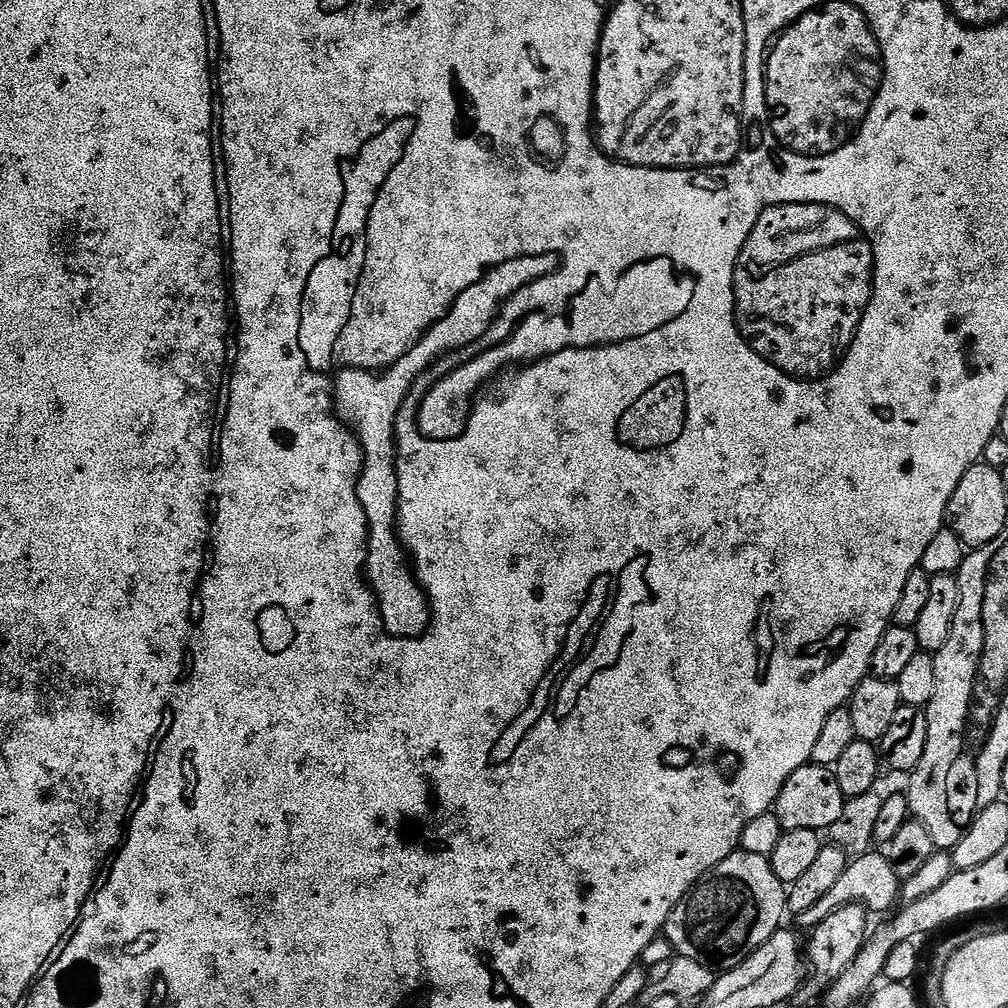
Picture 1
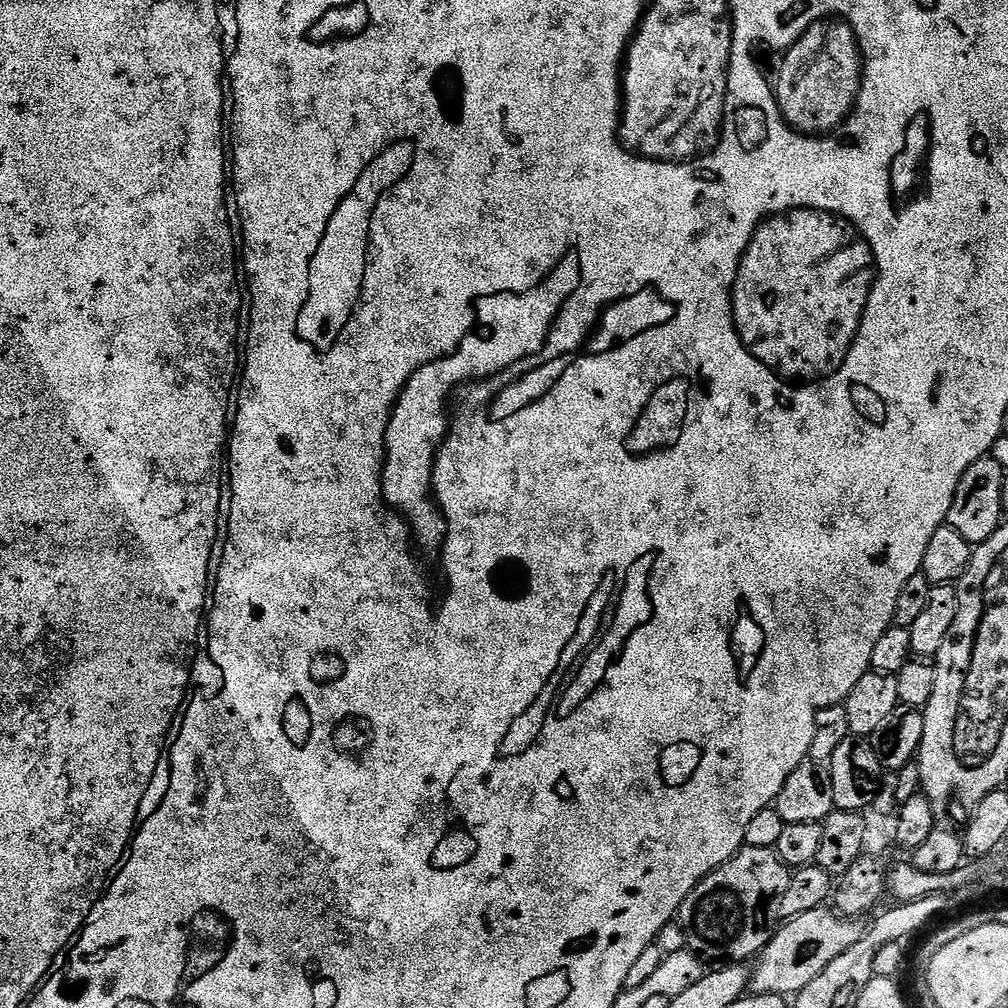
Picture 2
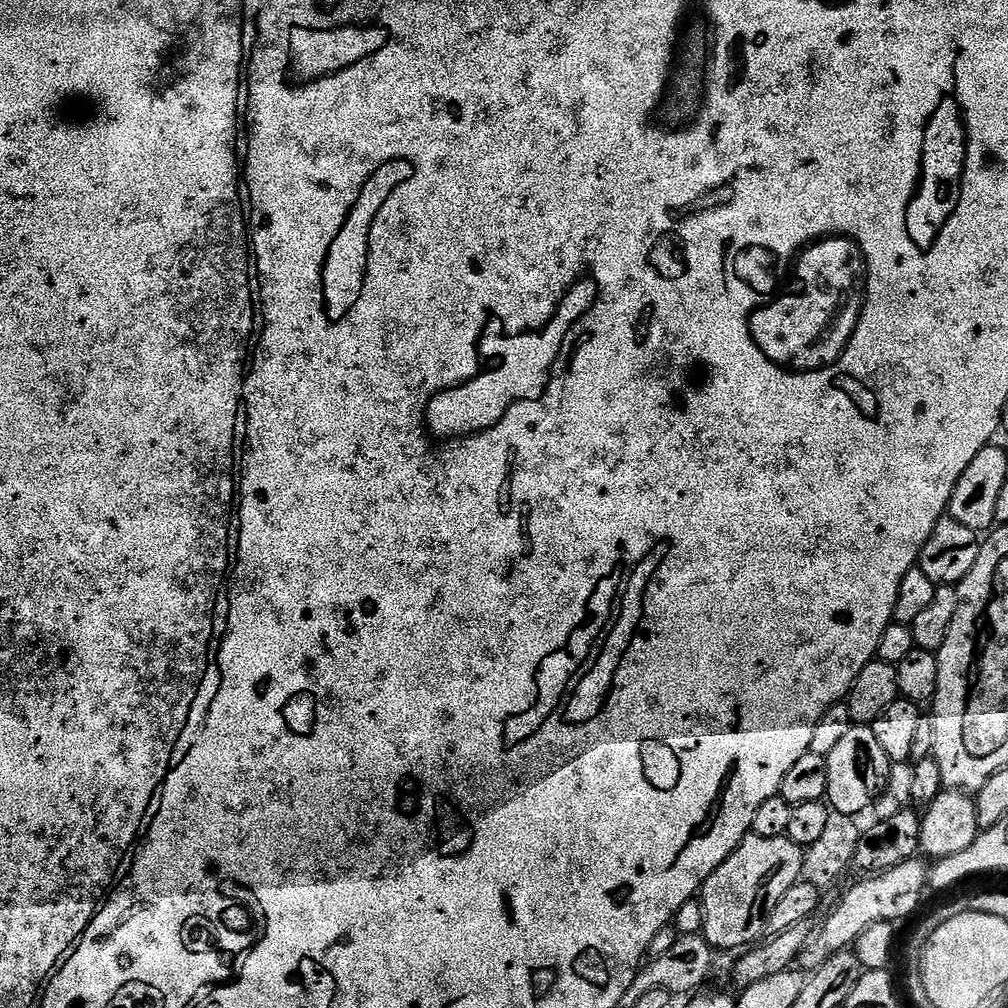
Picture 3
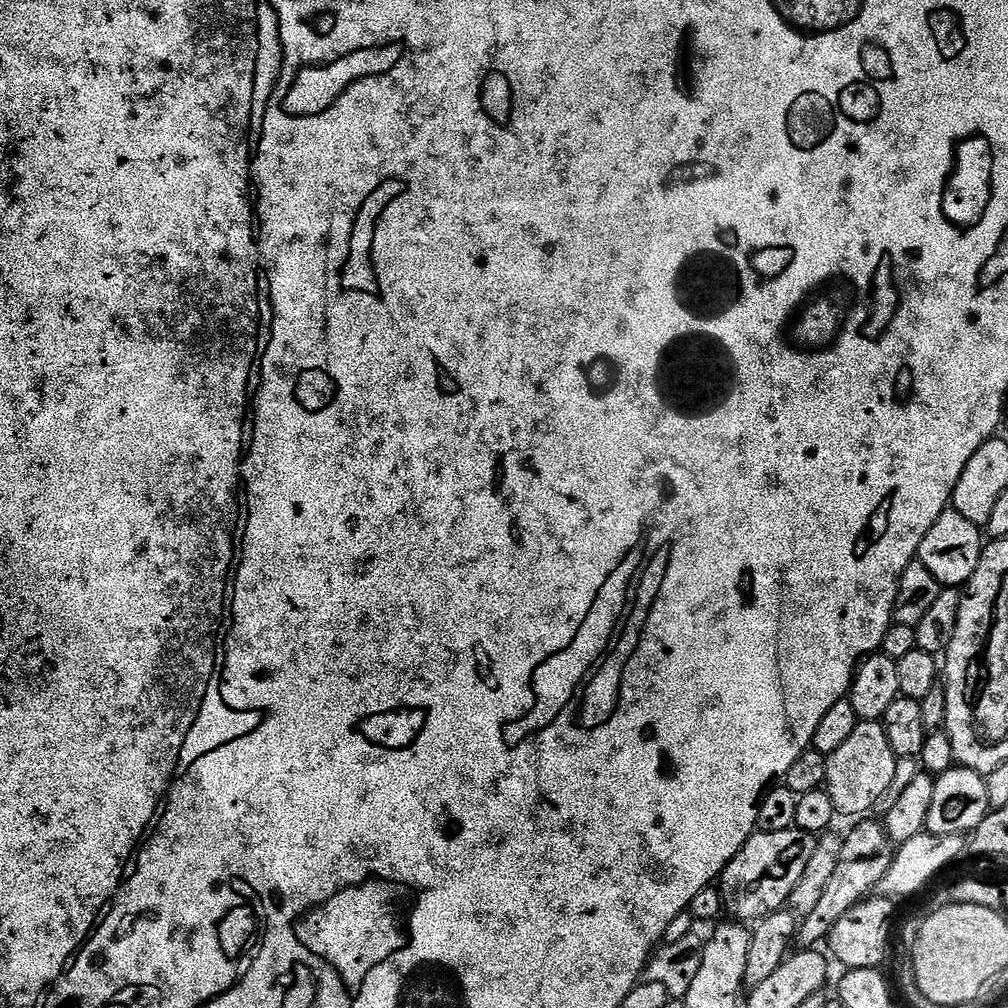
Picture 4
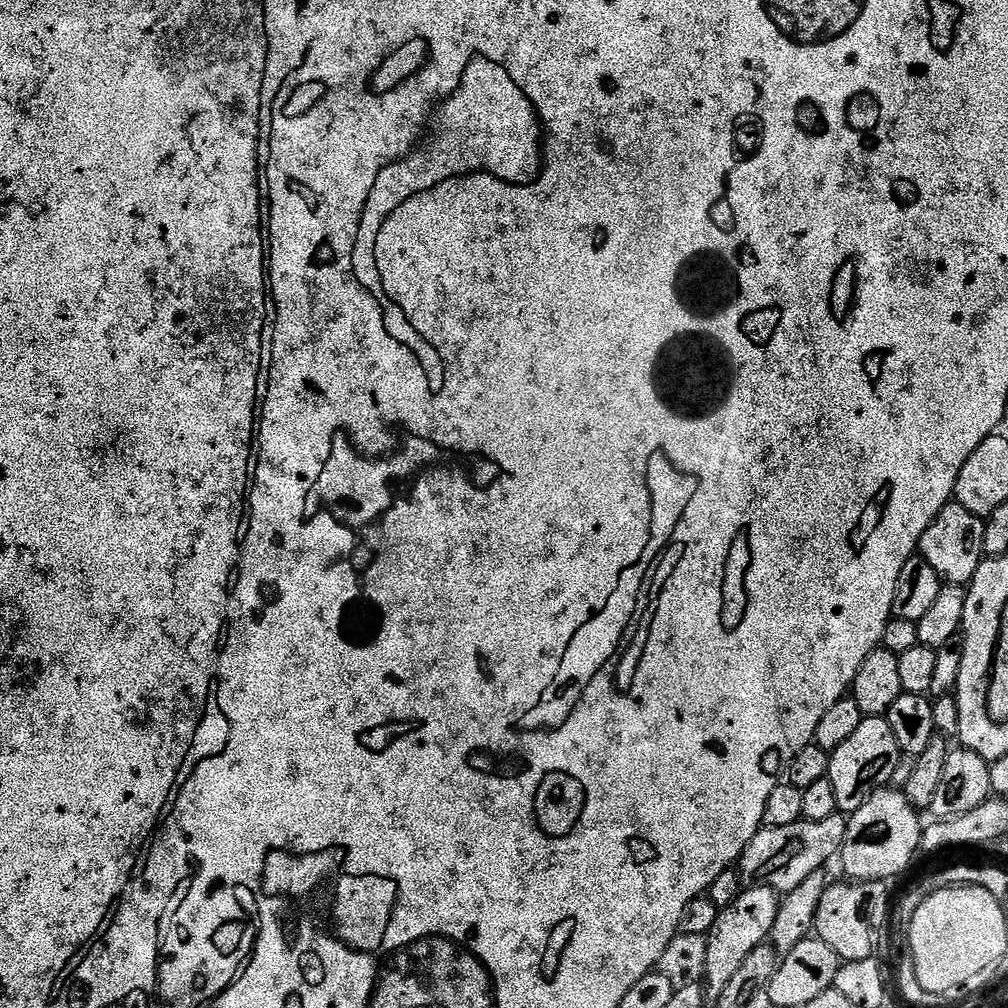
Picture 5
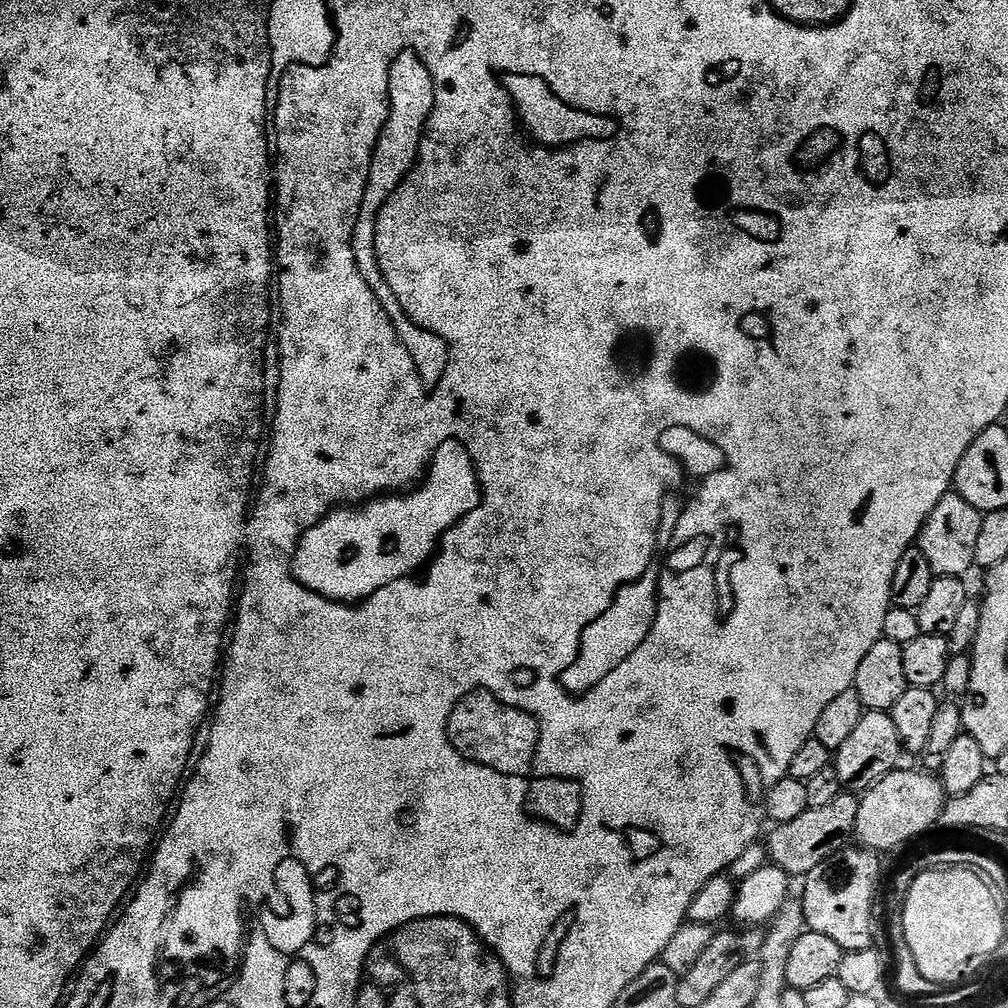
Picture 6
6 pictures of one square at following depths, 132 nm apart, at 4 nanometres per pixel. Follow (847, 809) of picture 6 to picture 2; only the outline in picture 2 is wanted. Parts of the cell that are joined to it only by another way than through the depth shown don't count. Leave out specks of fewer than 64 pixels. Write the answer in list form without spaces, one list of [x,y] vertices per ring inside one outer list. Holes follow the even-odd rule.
[[[745,846],[741,848],[740,851],[737,852],[736,855],[730,857],[725,864],[718,866],[702,882],[698,882],[698,886],[694,886],[694,890],[690,890],[690,894],[682,902],[682,906],[678,913],[678,923],[688,931],[688,948],[699,954],[701,957],[707,958],[709,961],[711,961],[710,959],[716,960],[712,962],[748,962],[751,961],[751,956],[752,959],[759,957],[760,953],[764,951],[764,947],[772,941],[772,934],[774,931],[773,925],[768,925],[768,903],[770,903],[771,900],[772,903],[779,901],[780,897],[786,894],[786,890],[790,887],[791,877],[792,872],[787,864],[781,862],[780,855],[777,854],[775,847],[752,848]]]

